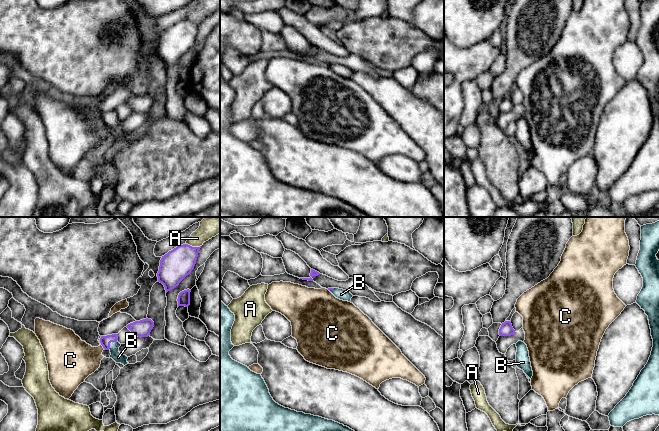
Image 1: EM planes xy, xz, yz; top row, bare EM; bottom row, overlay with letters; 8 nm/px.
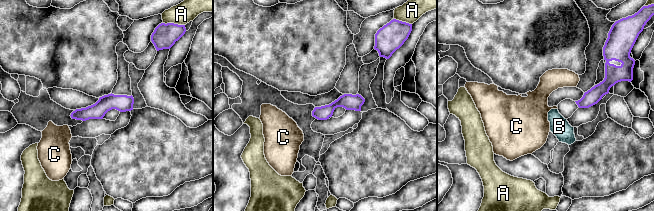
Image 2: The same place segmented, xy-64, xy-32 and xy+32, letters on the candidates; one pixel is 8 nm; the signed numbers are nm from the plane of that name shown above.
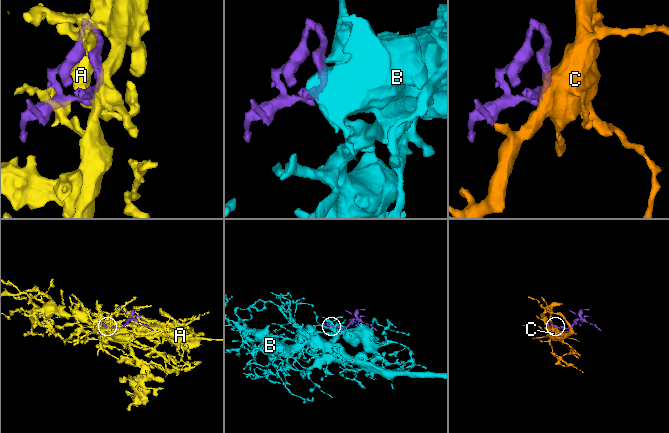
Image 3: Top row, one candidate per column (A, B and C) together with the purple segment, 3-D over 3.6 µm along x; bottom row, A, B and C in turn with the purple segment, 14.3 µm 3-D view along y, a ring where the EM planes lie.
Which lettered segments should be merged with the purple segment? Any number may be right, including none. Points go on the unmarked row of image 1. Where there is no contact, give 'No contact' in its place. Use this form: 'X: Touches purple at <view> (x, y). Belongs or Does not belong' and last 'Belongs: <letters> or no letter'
A: Touches purple at xy (193, 23). Does not belong
B: Touches purple at xy (110, 118). Belongs
C: Touches purple at xy (100, 118). Does not belong
Belongs: B

